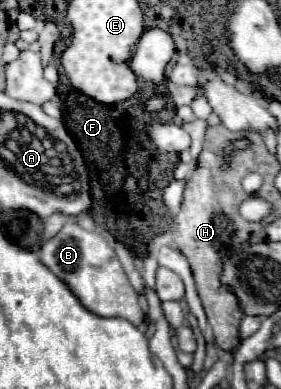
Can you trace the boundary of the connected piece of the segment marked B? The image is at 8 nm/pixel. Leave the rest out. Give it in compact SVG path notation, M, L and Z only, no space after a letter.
M66 223L52 239L44 241L40 251L40 261L62 281L70 285L74 295L82 301L86 309L100 317L122 317L132 325L140 325L144 313L138 305L138 295L128 283L128 277L108 245L106 237L98 231L86 231L78 223Z

